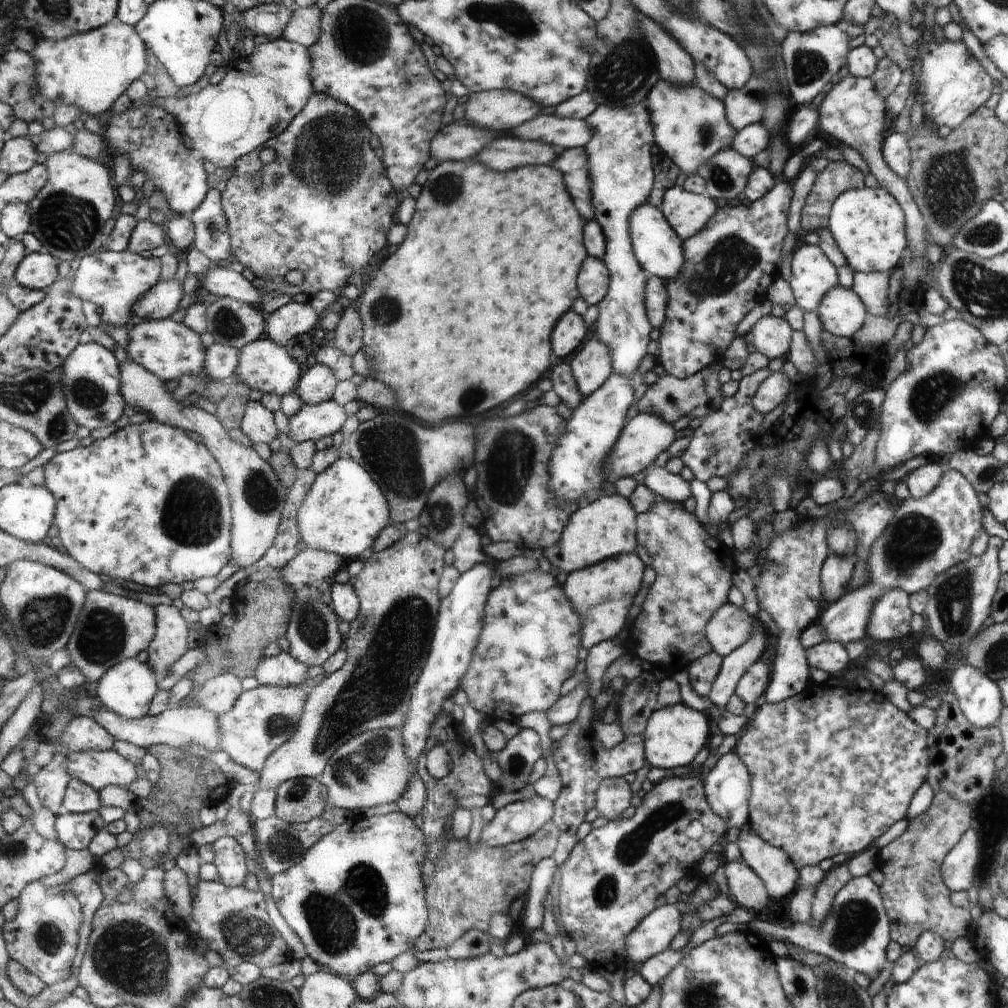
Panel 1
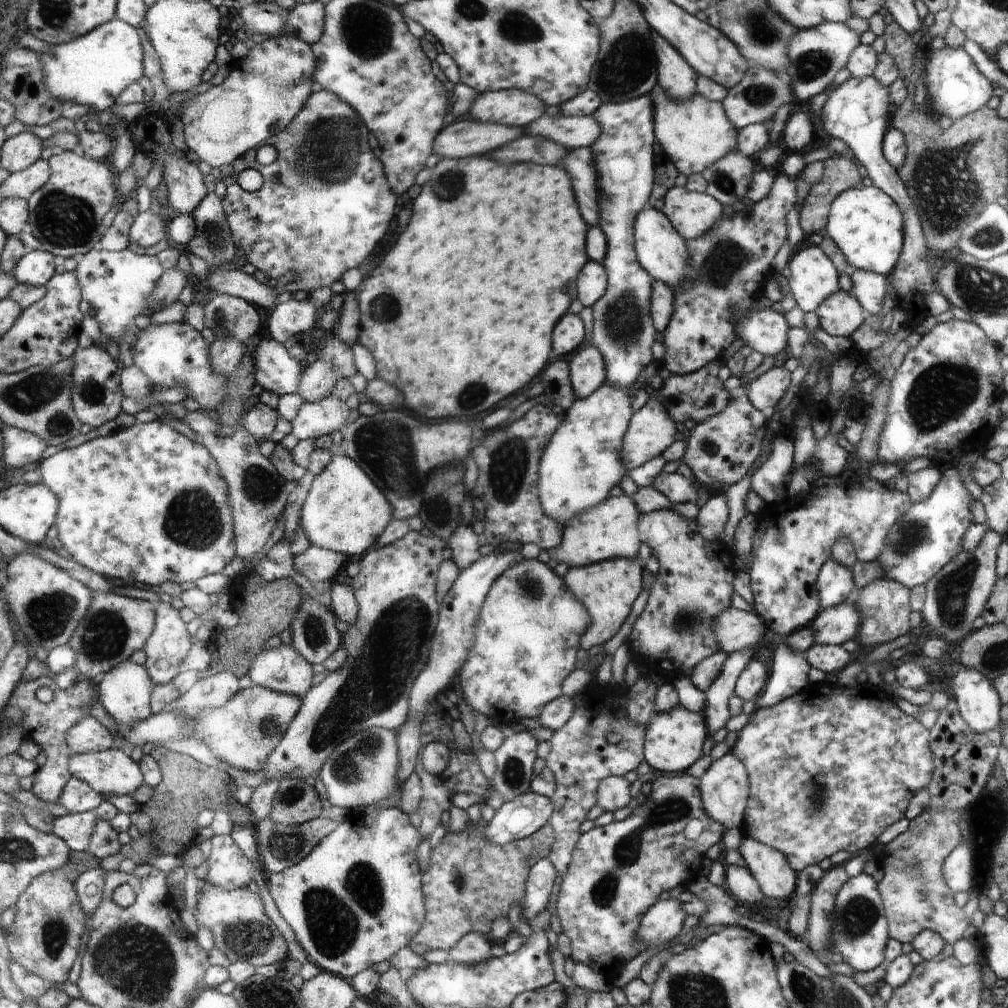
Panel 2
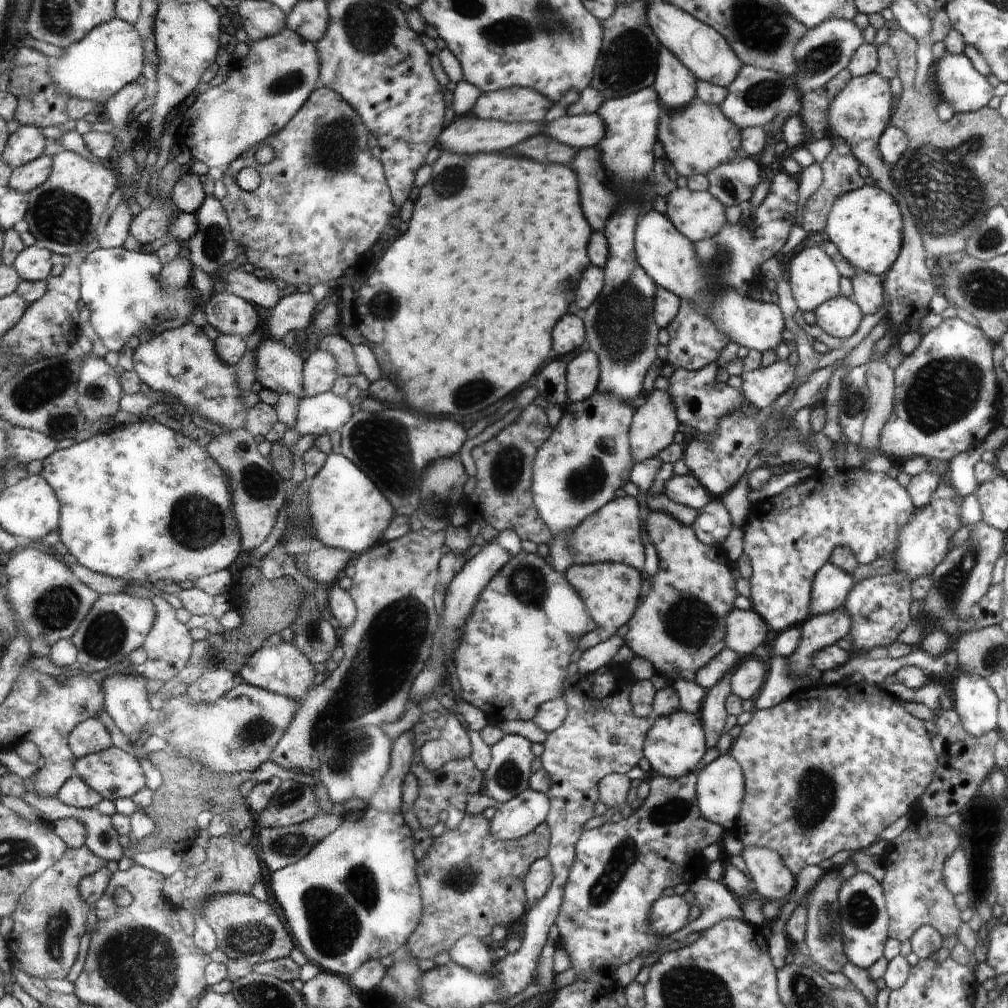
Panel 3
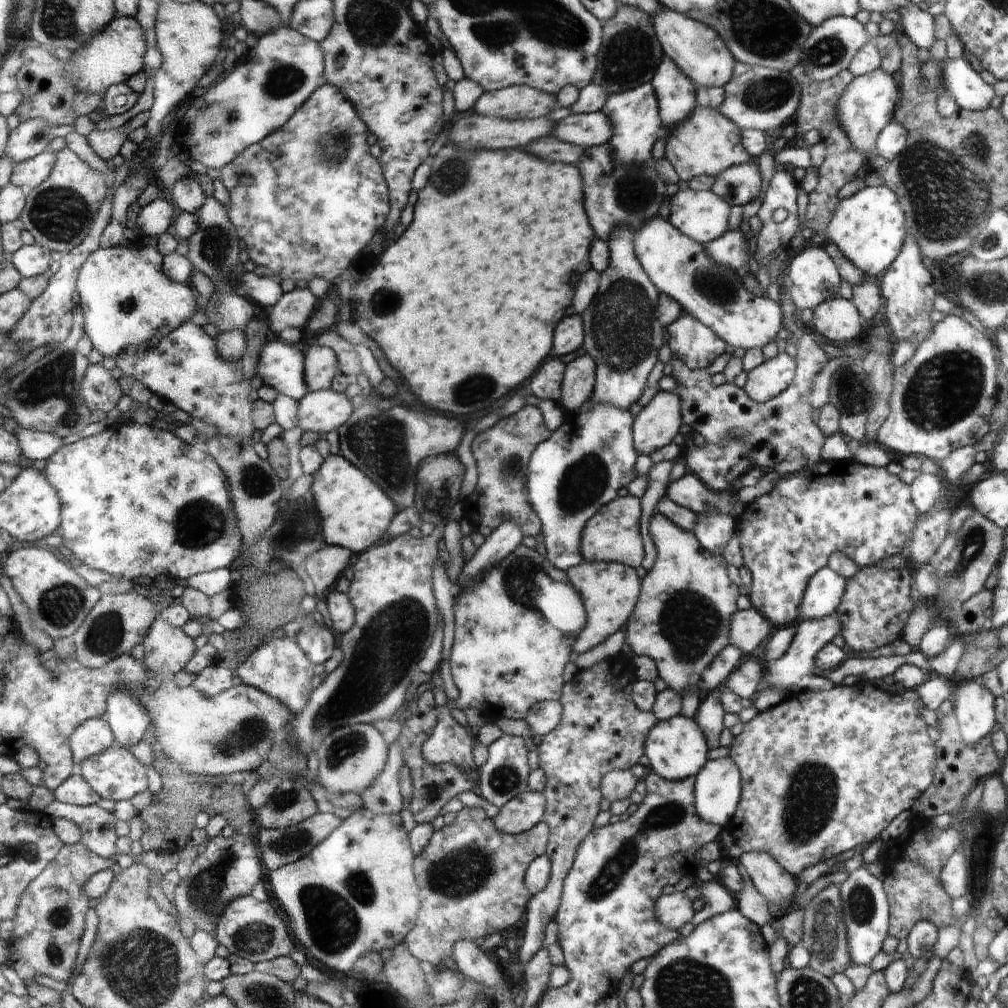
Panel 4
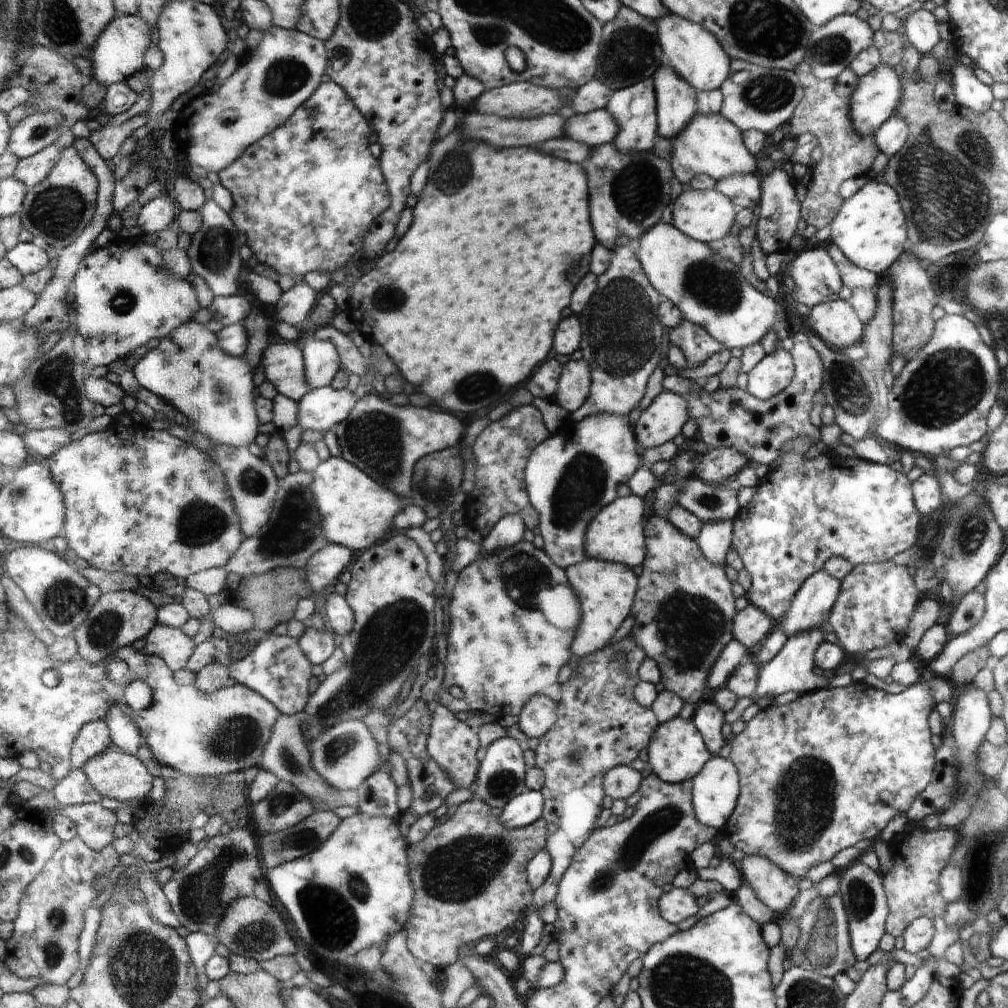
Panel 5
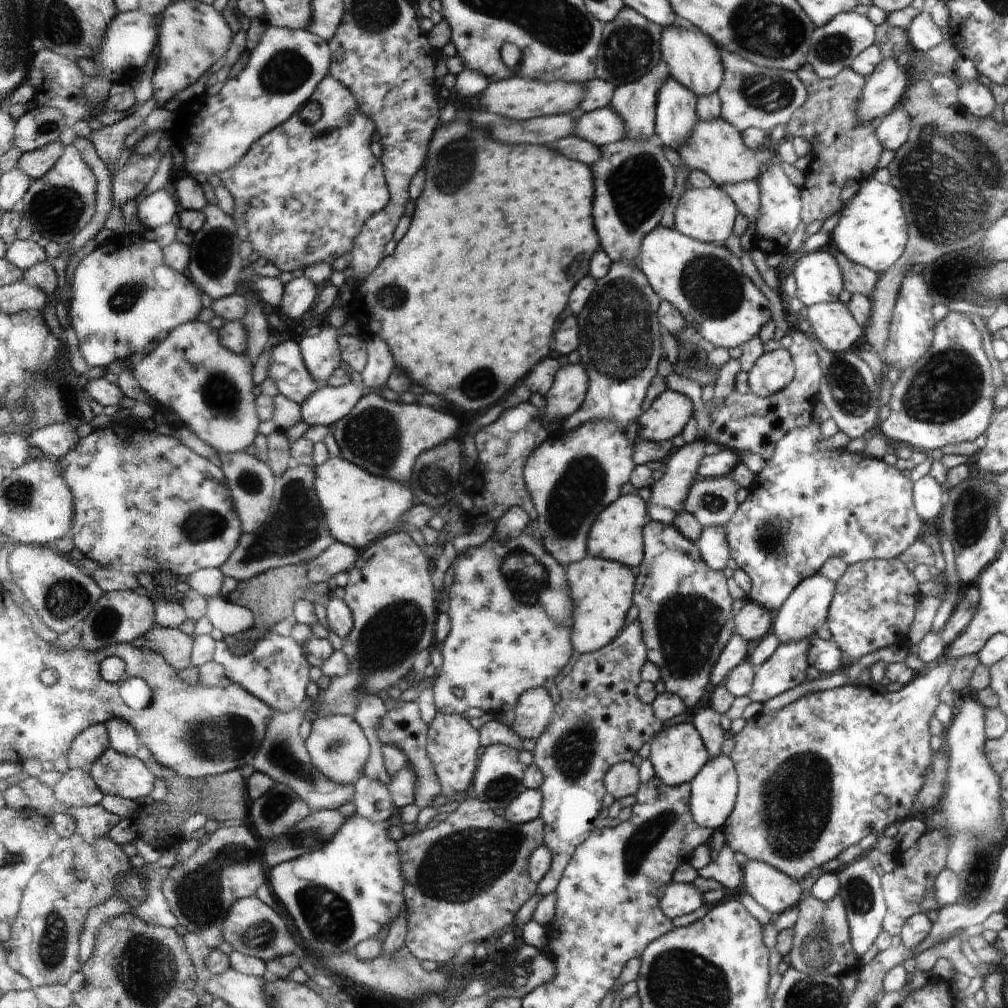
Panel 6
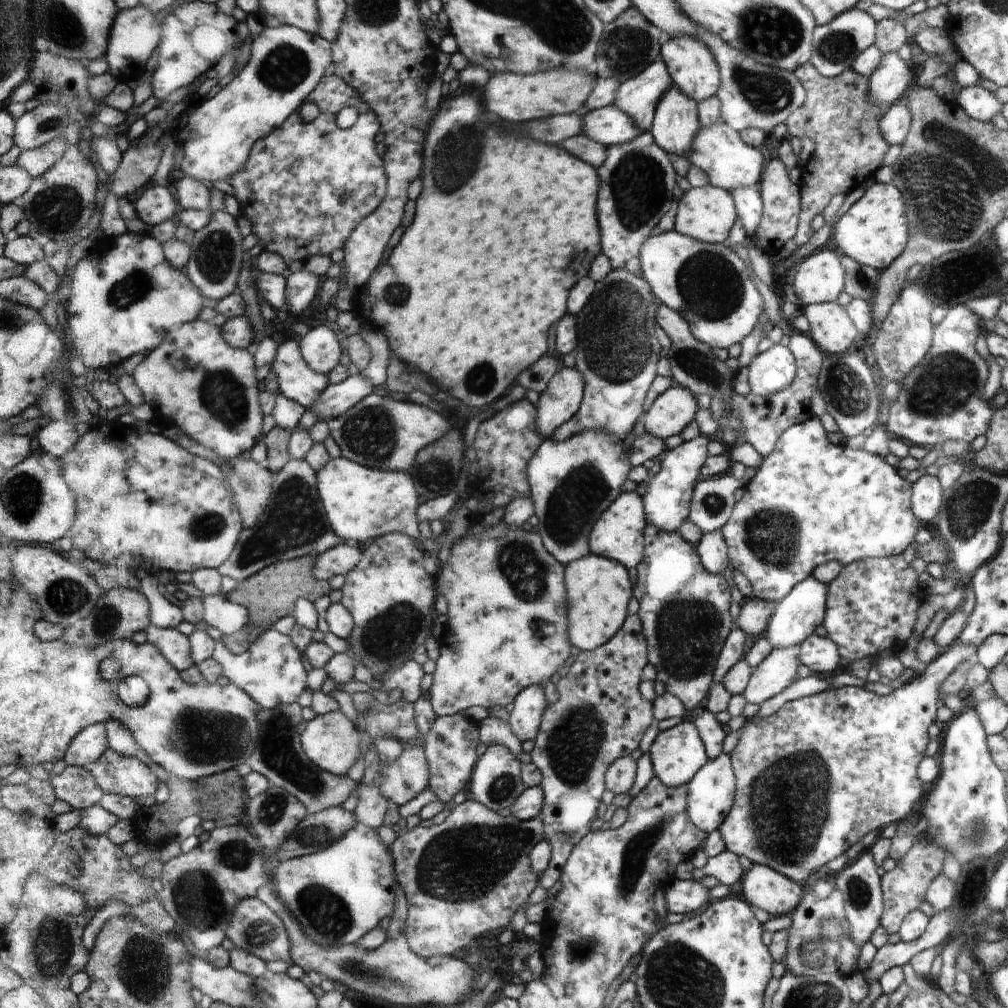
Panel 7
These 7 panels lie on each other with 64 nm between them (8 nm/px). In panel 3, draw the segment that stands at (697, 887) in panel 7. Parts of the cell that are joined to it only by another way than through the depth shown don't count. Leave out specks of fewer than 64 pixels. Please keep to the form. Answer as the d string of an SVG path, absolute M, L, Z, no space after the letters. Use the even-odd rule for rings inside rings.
M662 896L652 909L650 925L658 935L668 937L689 923L690 906L683 896Z

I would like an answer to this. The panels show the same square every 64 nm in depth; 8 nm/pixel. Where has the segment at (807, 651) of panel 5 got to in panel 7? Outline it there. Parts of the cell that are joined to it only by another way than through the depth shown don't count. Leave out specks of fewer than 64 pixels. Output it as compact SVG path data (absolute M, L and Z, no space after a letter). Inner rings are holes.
M798 645L771 651L749 678L748 686L742 694L746 703L760 706L781 694L798 680L795 675L799 665L802 664Z

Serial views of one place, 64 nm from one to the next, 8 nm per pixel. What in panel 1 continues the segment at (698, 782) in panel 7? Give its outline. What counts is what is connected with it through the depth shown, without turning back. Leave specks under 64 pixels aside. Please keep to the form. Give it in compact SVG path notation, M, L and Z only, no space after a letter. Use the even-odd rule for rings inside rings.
M734 750L719 756L706 778L706 794L714 814L726 818L730 826L742 828L749 822L750 774L744 760Z

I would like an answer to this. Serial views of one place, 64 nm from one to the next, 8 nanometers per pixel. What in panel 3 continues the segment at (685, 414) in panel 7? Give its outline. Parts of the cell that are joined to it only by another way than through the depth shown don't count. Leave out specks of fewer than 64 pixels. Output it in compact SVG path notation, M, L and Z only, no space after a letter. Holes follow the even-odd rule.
M652 390L646 403L636 408L629 431L634 463L654 459L673 445L679 424L673 398L667 391Z

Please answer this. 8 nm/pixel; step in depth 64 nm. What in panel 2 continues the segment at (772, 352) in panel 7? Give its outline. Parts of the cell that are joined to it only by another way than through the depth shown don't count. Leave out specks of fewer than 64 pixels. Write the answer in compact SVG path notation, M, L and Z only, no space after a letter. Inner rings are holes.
M774 366L766 374L754 378L754 382L750 380L746 384L748 400L761 411L776 406L790 386L790 373L783 366Z

